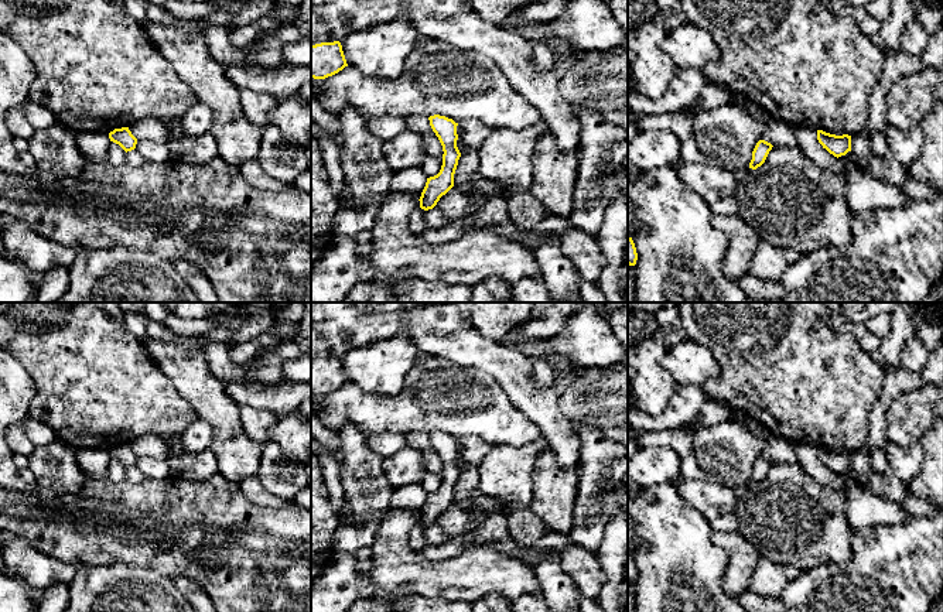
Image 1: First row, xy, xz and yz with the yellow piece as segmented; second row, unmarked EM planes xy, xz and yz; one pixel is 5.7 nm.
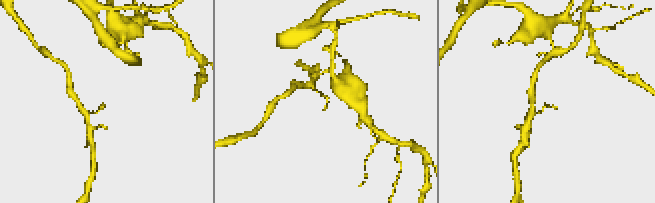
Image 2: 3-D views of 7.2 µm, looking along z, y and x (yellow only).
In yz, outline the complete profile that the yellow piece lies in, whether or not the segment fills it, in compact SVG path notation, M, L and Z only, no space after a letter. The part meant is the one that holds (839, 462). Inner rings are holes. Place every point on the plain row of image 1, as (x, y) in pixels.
M817 447L817 457L823 465L837 475L851 468L851 452L848 451L836 452L823 447Z

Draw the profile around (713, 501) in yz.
M683 478L679 485L679 495L710 523L732 513L737 505L735 489L700 479Z

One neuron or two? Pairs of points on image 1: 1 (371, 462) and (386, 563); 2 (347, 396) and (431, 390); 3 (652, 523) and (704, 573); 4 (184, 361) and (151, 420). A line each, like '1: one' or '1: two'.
1: two
2: one
3: one
4: two

